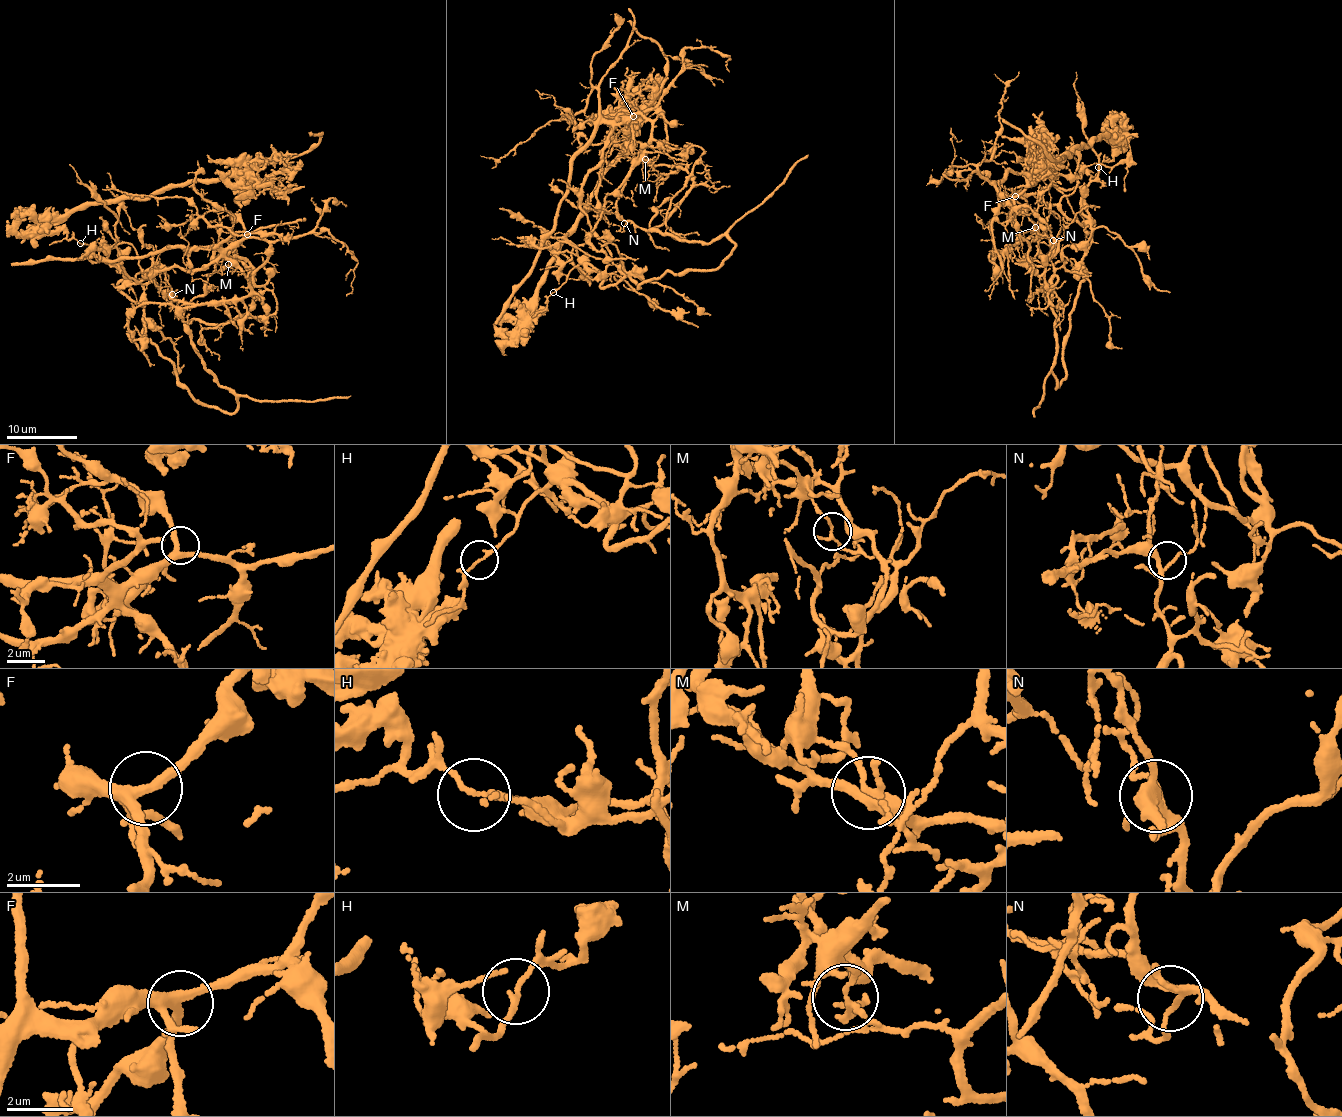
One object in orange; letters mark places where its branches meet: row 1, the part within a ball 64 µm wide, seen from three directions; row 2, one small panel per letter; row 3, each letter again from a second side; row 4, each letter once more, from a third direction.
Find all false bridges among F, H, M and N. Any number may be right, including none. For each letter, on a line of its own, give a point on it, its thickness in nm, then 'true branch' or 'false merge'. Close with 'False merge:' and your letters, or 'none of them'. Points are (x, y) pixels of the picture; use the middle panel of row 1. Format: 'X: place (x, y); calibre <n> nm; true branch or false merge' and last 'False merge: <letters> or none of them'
F: place (633, 116); calibre 260 nm; true branch
H: place (553, 292); calibre 140 nm; false merge
M: place (645, 159); calibre 140 nm; false merge
N: place (624, 223); calibre 160 nm; true branch
False merge: H, M

